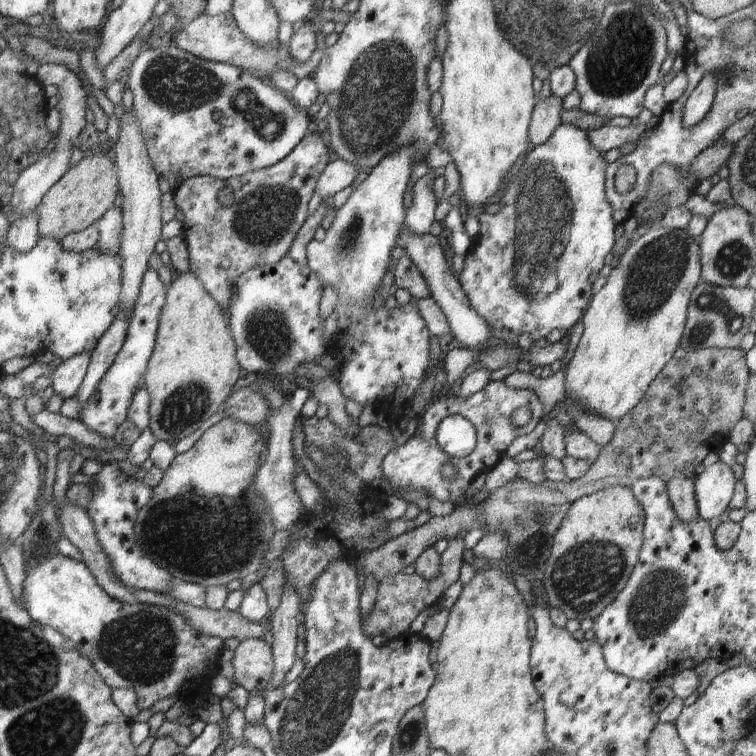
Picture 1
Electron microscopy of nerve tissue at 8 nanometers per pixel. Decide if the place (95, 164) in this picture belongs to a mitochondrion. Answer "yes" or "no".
no

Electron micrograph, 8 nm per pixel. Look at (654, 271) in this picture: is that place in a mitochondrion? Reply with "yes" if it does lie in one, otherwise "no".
yes

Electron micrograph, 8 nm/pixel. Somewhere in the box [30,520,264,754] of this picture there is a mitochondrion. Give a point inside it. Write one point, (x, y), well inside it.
(142, 647)

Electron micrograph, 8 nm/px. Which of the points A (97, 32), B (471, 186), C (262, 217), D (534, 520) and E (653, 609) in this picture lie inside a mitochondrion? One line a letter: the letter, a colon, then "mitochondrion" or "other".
A: other
B: other
C: mitochondrion
D: mitochondrion
E: mitochondrion

